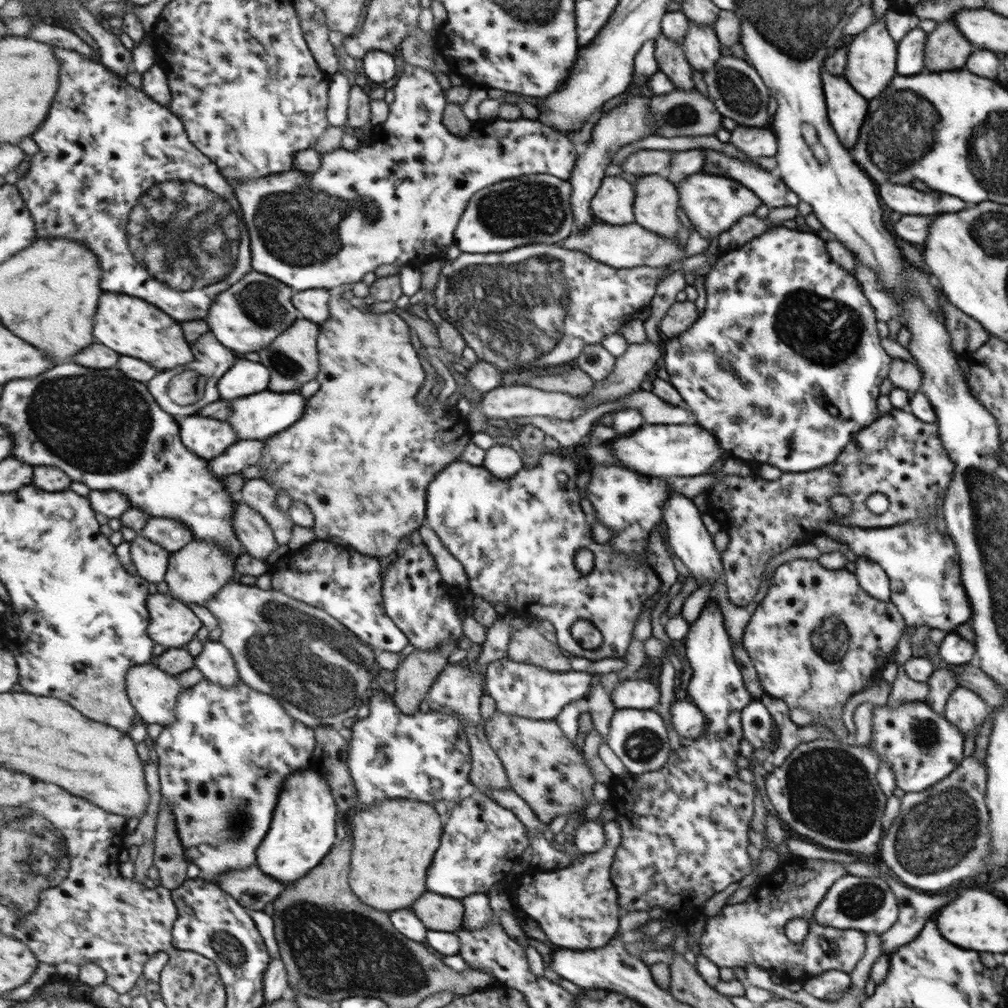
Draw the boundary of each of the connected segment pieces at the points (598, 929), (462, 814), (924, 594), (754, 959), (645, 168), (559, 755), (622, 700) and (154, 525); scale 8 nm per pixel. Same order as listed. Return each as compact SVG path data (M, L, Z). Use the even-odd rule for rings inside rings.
M614 819L603 822L602 827L606 840L604 848L591 854L583 853L582 856L573 857L571 864L563 869L543 871L535 867L528 867L520 874L519 886L512 894L516 914L535 922L544 932L545 938L556 947L569 950L597 949L608 943L608 940L612 939L617 931L621 913L617 908L617 894L609 878L609 869L615 849L620 843L621 833Z
M474 790L470 796L453 805L444 825L447 826L447 834L442 834L439 854L435 854L435 866L431 866L431 874L427 874L427 890L445 897L461 900L471 894L488 894L491 886L499 883L511 866L519 862L521 852L527 848L526 827L522 821L507 807L499 806L494 799L479 791Z
M937 517L921 522L903 523L887 528L864 529L843 523L826 522L818 533L845 544L856 556L865 556L878 564L889 579L889 601L894 603L906 626L928 626L946 632L957 632L959 625L970 622L973 610L961 583L958 551L947 533L937 532Z
M795 859L790 867L789 878L781 882L780 890L770 887L751 896L740 904L725 905L720 912L706 920L704 930L699 936L696 951L718 967L733 969L743 967L747 963L761 967L767 974L775 974L782 984L799 986L803 980L819 975L826 970L840 970L849 974L857 962L866 954L866 935L862 930L832 929L815 922L815 910L819 902L826 896L829 889L839 879L839 865L821 859ZM800 918L809 923L807 934L800 944L790 942L783 933L783 927L792 919Z
M640 149L629 154L620 164L620 169L636 176L657 175L667 168L673 153L671 150Z
M496 710L483 722L483 729L488 745L501 761L510 790L527 803L544 826L547 826L557 816L567 817L572 812L590 804L589 800L593 798L591 796L591 786L593 786L591 772L585 766L583 756L573 748L573 744L569 744L569 740L563 738L554 720L533 720Z
M658 673L653 679L621 680L617 682L610 699L615 709L652 709L659 700Z
M151 517L148 525L140 533L170 553L181 550L195 539L195 534L187 528L187 525L167 517Z

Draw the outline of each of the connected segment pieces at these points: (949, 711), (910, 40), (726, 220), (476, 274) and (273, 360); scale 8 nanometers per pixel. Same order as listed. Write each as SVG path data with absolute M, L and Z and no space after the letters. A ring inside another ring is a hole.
M955 687L948 694L942 714L962 731L963 736L971 732L976 736L988 712L986 702L977 694L963 687Z
M919 27L912 28L898 40L898 73L917 74L925 66L925 34Z
M703 172L692 174L673 186L677 189L680 215L687 224L695 226L700 236L708 242L715 236L721 237L741 216L753 215L754 210L762 204L759 198L742 184L719 175Z
M558 243L519 246L507 250L507 254L460 253L440 268L439 282L433 290L436 296L433 306L443 320L460 332L466 346L472 348L479 360L494 364L501 372L523 370L523 366L551 368L576 359L585 345L603 343L605 336L617 333L623 320L643 308L643 302L645 306L649 304L658 278L661 280L671 272L667 266L616 269L597 263L582 251L564 249ZM523 266L539 268L533 270L539 282L531 282L523 274Z
M305 318L295 321L273 344L265 346L259 354L265 366L270 367L270 390L277 393L299 391L303 384L318 377L321 369L318 338L321 326Z

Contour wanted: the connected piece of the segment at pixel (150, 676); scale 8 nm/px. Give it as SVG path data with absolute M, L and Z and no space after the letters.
M155 661L129 671L127 690L138 716L147 724L173 725L178 720L178 698L186 690L175 675L161 670Z

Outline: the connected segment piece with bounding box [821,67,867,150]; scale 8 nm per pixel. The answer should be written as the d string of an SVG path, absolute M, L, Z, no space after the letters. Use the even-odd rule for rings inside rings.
M822 67L821 77L831 126L842 145L851 150L858 141L859 129L867 114L867 100L843 75L829 74Z

